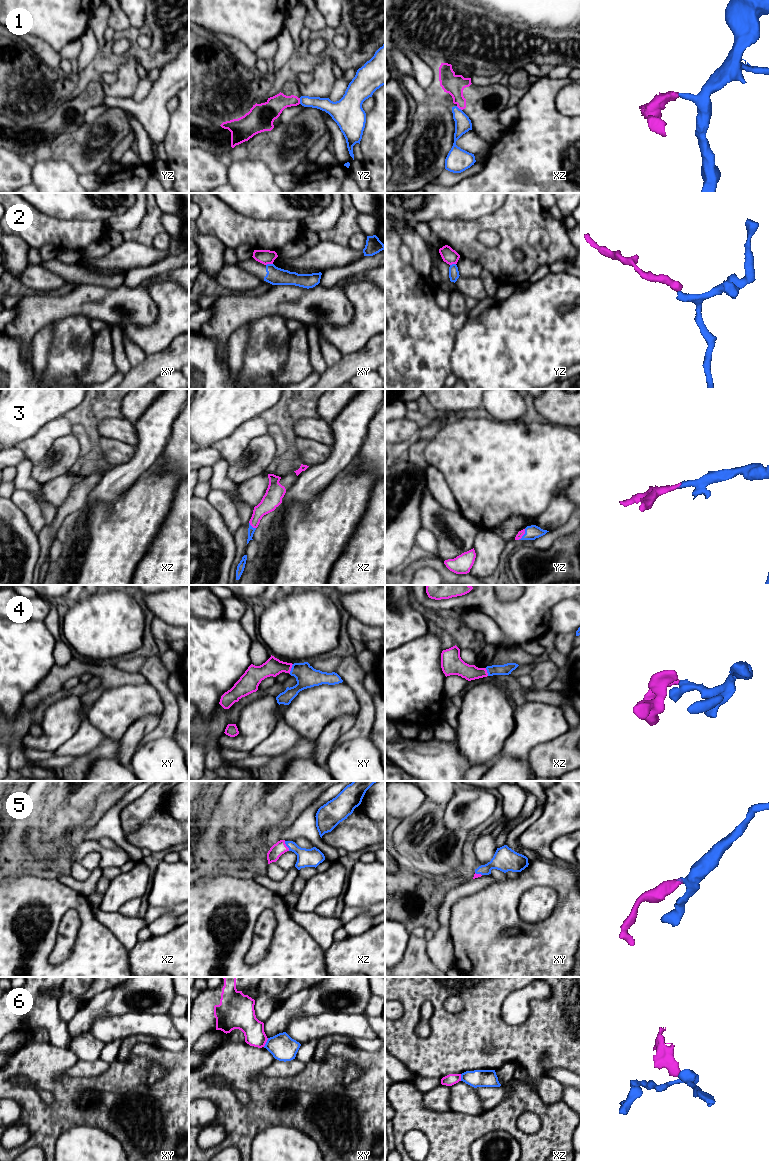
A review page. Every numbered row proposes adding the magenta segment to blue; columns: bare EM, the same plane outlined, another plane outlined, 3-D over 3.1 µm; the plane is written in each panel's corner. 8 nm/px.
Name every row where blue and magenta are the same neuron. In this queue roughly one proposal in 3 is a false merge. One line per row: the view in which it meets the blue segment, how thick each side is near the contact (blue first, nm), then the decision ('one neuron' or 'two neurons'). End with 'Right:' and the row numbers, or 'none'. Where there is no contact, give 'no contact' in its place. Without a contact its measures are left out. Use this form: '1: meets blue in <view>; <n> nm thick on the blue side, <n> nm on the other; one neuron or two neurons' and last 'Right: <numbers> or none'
1: meets blue in yz; 110 nm thick on the blue side, 160 nm on the other; two neurons
2: meets blue in xy; 140 nm thick on the blue side, 120 nm on the other; two neurons
3: meets blue in yz; 120 nm thick on the blue side, 50 nm on the other; one neuron
4: meets blue in xy; 180 nm thick on the blue side, 140 nm on the other; one neuron
5: meets blue in xz; 150 nm thick on the blue side, 100 nm on the other; one neuron
6: meets blue in xy; 200 nm thick on the blue side, 180 nm on the other; two neurons
Right: 3, 4, 5

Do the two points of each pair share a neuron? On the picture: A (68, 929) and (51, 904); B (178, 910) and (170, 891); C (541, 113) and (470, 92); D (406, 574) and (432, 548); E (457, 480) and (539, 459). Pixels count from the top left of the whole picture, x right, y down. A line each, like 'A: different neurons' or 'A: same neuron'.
A: different neurons
B: different neurons
C: different neurons
D: different neurons
E: same neuron

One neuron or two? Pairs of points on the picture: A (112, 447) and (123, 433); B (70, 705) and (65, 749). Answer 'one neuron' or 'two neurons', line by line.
A: two neurons
B: two neurons

